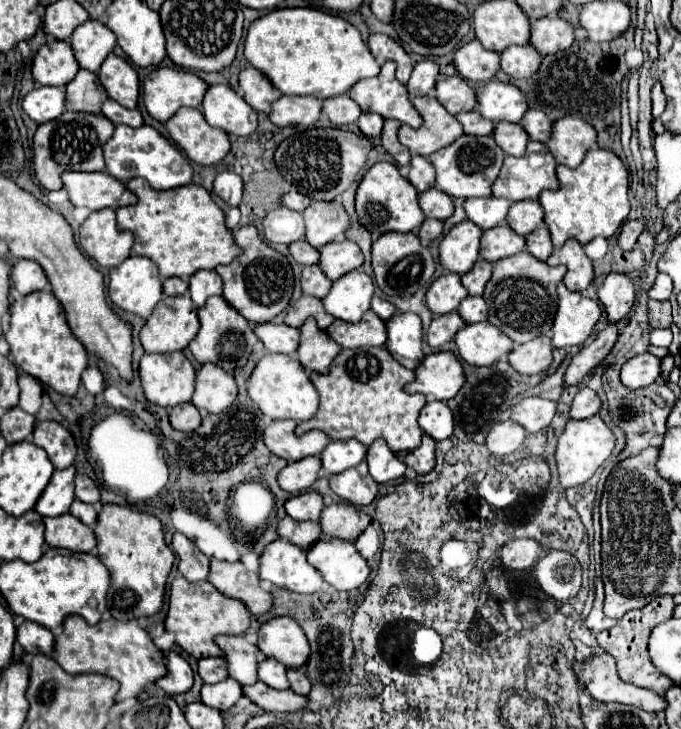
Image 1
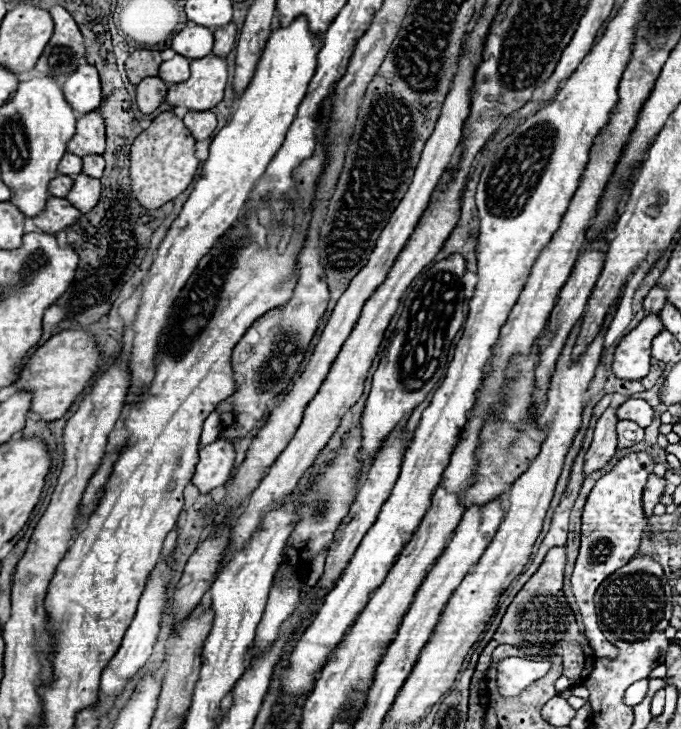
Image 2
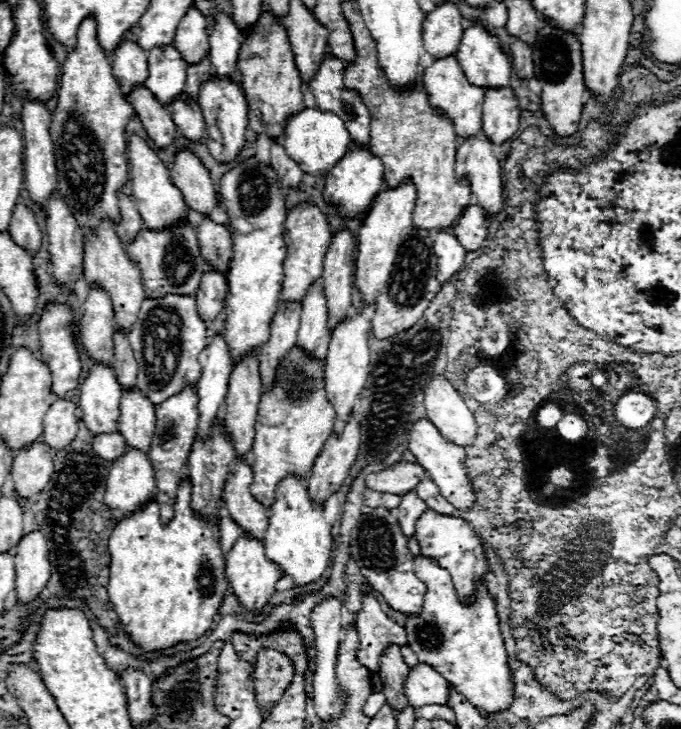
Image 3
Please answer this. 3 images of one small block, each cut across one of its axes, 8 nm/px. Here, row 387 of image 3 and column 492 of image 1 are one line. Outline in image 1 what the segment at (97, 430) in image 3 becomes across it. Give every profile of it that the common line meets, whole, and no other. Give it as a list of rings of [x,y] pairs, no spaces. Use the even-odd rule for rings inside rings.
[[[494,80],[478,90],[478,112],[492,122],[520,122],[528,112],[528,100],[514,84]]]

